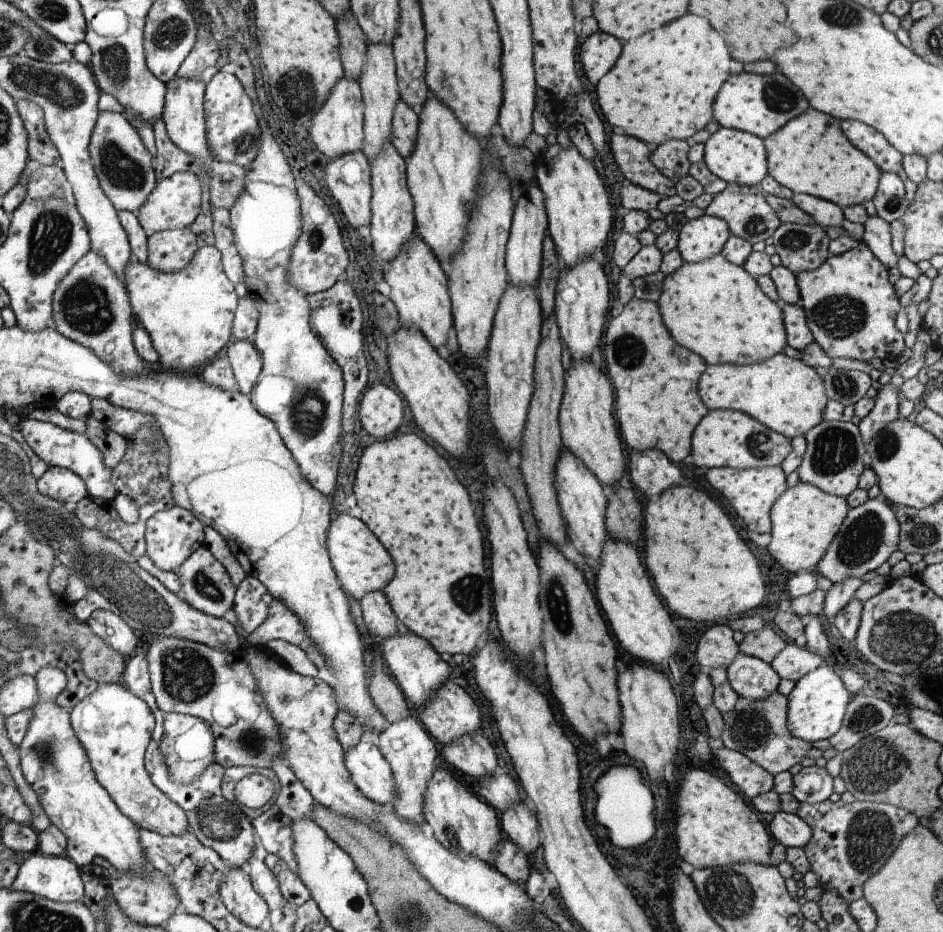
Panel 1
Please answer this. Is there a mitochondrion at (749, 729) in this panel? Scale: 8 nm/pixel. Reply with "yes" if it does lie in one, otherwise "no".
yes

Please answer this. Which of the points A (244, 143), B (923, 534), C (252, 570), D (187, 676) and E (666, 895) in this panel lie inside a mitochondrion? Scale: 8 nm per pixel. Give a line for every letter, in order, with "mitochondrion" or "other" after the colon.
A: mitochondrion
B: mitochondrion
C: other
D: mitochondrion
E: other

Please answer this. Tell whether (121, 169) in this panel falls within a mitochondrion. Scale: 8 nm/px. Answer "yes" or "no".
yes

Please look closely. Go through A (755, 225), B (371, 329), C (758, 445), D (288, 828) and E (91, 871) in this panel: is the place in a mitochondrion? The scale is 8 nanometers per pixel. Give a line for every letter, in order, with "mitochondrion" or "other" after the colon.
A: mitochondrion
B: other
C: mitochondrion
D: other
E: other

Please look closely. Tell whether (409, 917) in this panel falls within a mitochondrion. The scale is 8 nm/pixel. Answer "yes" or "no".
yes

